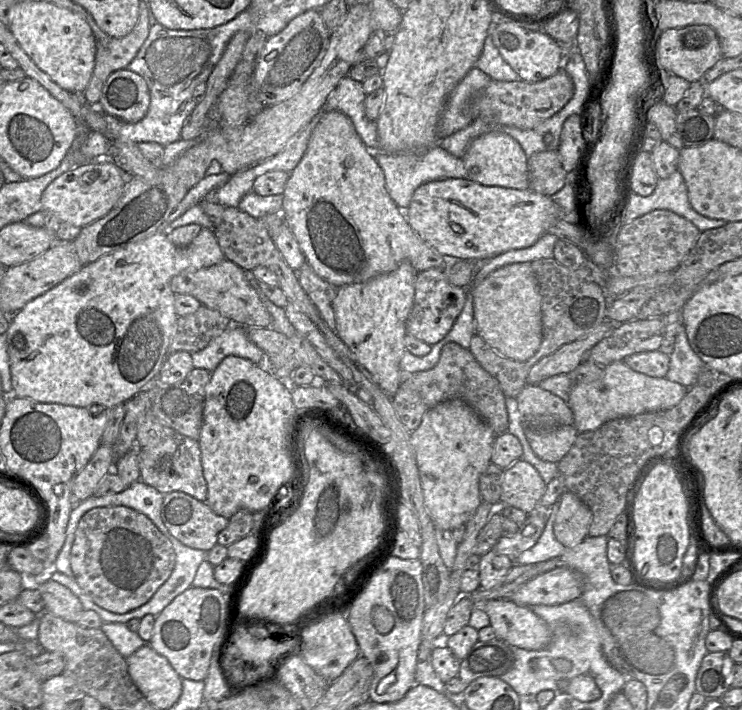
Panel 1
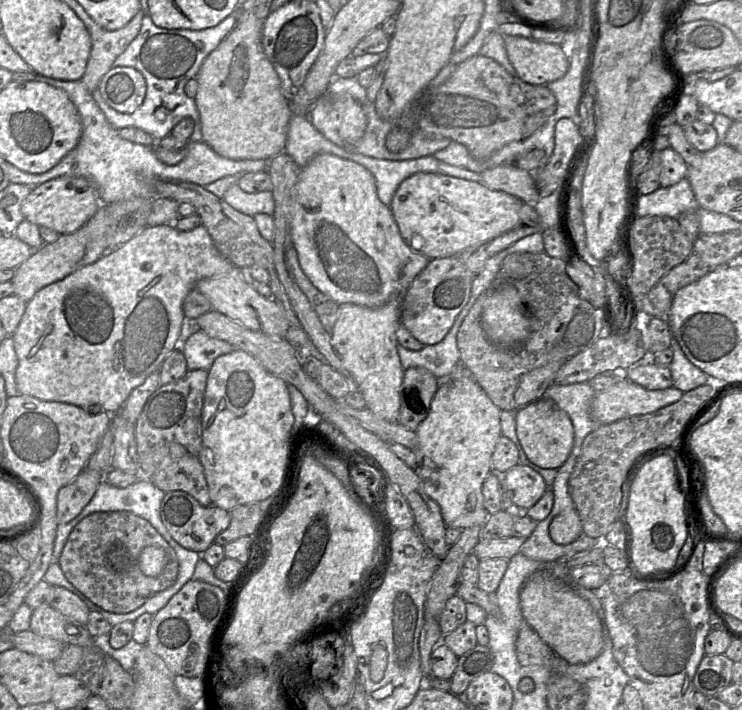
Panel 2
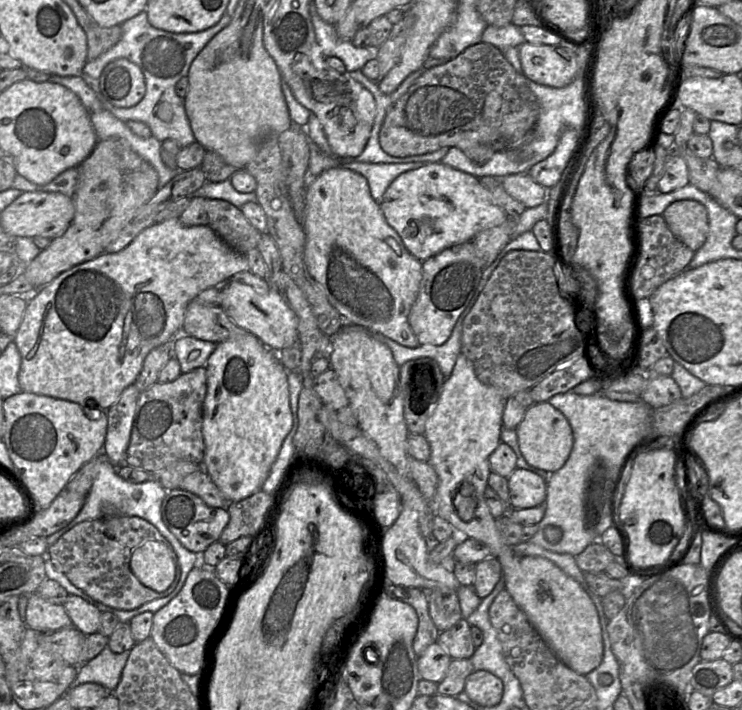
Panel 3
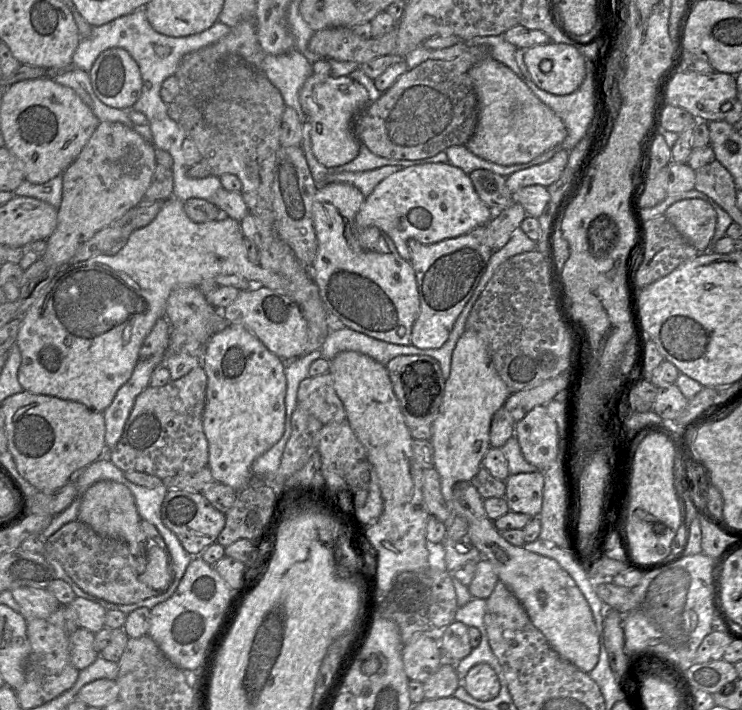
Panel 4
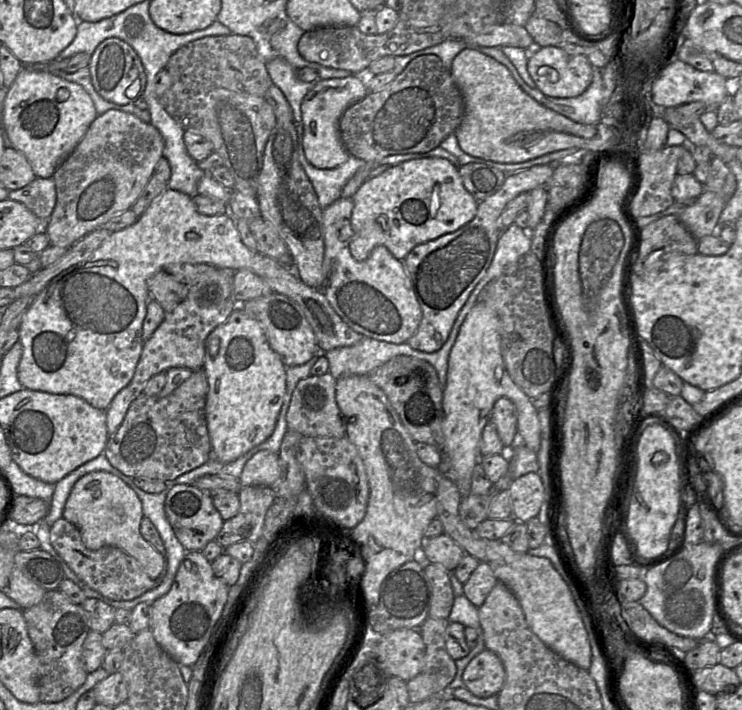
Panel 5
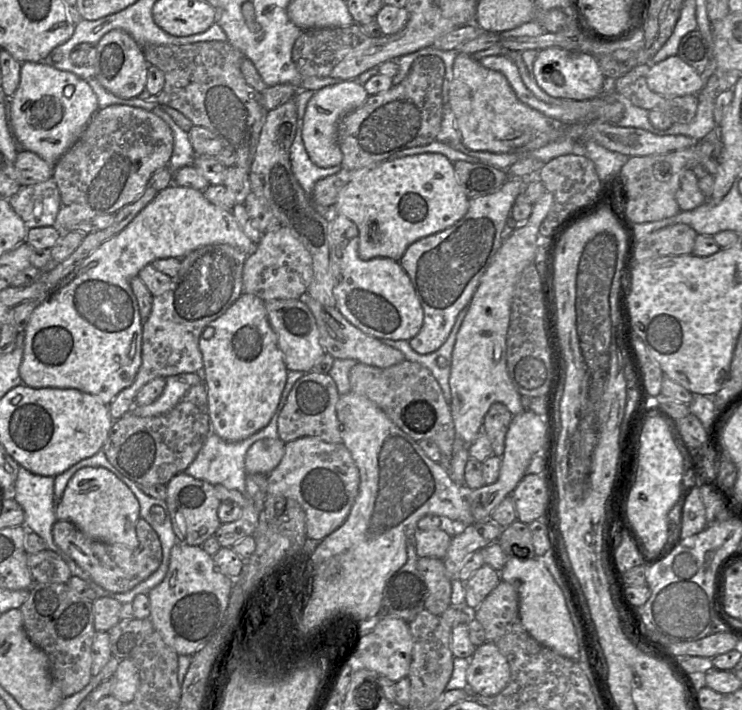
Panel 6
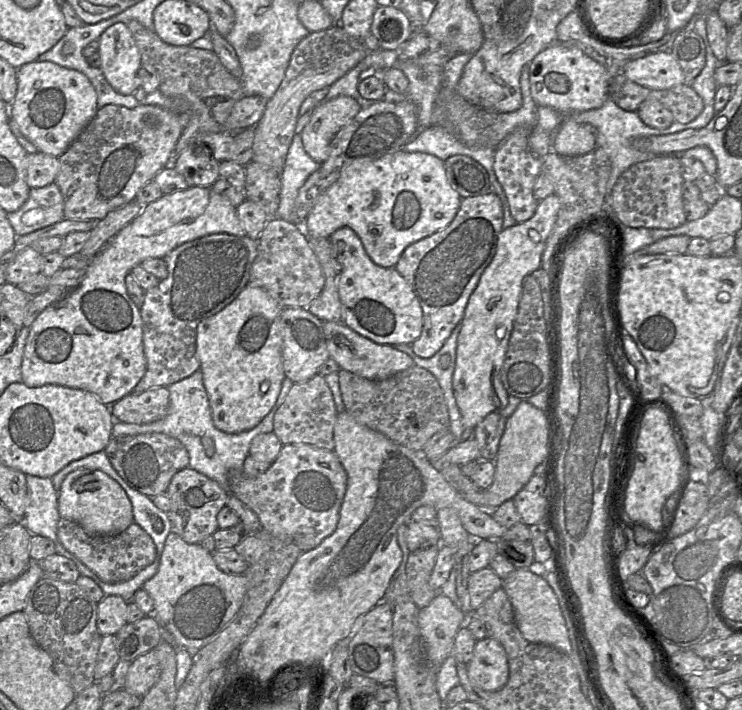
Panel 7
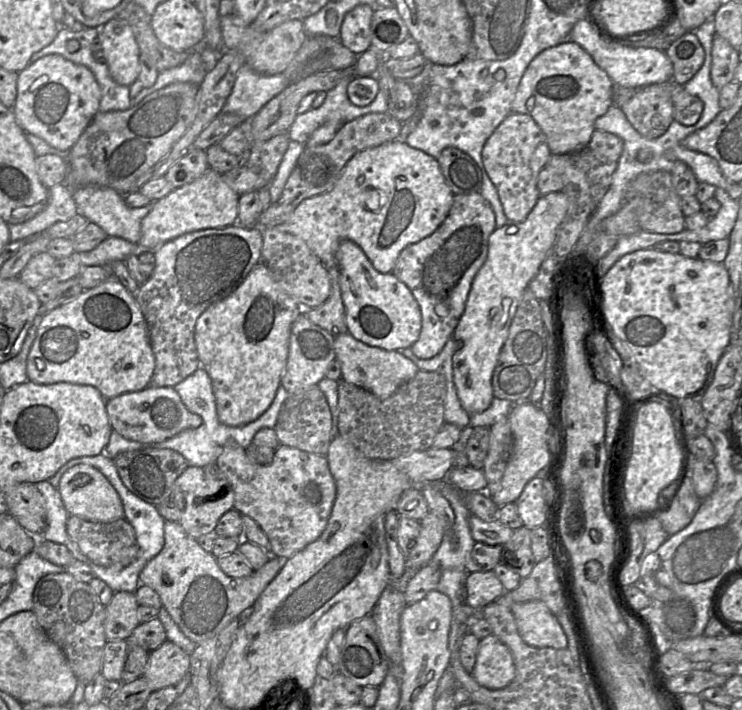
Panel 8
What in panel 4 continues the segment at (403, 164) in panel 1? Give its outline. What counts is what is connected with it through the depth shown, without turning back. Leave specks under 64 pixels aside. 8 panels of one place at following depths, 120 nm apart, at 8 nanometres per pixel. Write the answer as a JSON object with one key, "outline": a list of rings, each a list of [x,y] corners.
{"outline":[[[385,165],[369,171],[331,174],[325,177],[323,185],[337,182],[348,183],[359,189],[367,197],[382,180],[402,168],[400,165]]]}

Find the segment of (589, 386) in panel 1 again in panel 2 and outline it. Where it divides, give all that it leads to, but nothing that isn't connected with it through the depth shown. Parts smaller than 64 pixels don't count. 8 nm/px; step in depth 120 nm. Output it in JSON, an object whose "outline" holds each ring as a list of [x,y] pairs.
{"outline":[[[628,379],[623,380],[595,395],[591,401],[592,418],[600,424],[609,424],[649,414],[677,402],[683,394],[673,386],[648,390]]]}

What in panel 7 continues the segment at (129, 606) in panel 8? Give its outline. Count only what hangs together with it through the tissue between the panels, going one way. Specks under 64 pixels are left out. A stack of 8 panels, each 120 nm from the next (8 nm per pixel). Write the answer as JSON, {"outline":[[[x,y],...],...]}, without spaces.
{"outline":[[[105,595],[98,602],[97,629],[101,636],[116,635],[127,624],[128,601],[120,596]]]}

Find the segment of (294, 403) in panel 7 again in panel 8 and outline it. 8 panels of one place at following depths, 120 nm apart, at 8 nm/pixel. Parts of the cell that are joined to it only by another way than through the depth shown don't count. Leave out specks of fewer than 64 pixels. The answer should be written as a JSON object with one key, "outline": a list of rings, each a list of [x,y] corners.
{"outline":[[[315,385],[289,395],[279,411],[274,430],[280,444],[326,456],[332,441],[332,415],[327,399],[319,387]]]}

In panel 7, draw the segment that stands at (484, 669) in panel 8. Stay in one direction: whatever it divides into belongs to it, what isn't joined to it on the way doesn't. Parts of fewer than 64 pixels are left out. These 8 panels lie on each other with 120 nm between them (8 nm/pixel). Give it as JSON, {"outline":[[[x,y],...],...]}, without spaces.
{"outline":[[[494,638],[476,642],[473,658],[466,665],[470,679],[485,691],[498,691],[509,680],[509,663],[504,647]]]}

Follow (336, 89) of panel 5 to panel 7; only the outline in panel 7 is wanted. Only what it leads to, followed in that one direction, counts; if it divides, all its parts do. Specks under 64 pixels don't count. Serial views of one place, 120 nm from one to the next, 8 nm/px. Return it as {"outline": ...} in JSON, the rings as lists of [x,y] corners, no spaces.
{"outline":[[[344,95],[319,103],[301,132],[307,154],[319,164],[324,162],[333,136],[361,109],[356,99]]]}

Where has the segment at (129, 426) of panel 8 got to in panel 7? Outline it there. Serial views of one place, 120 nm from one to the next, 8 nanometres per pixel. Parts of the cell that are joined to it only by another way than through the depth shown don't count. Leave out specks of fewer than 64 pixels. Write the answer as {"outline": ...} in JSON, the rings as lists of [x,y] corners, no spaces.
{"outline":[[[158,387],[140,394],[129,394],[110,406],[110,409],[115,421],[148,424],[164,418],[169,404],[168,387]]]}

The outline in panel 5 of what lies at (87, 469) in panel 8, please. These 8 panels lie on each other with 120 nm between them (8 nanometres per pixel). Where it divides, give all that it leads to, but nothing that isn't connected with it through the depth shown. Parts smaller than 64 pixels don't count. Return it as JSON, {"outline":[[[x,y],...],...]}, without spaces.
{"outline":[[[107,471],[90,472],[78,479],[62,515],[62,518],[78,528],[88,549],[98,550],[104,546],[122,549],[138,561],[149,577],[155,579],[163,570],[164,557],[141,535],[143,517],[142,503],[136,492],[121,478]]]}

